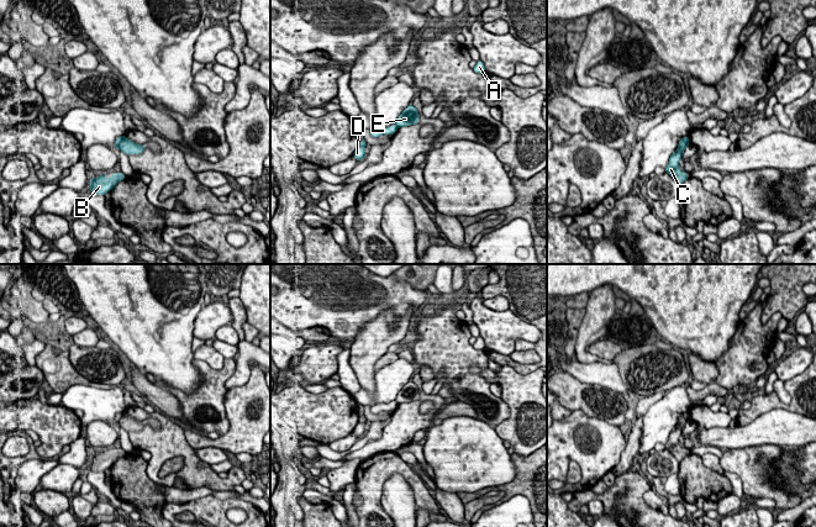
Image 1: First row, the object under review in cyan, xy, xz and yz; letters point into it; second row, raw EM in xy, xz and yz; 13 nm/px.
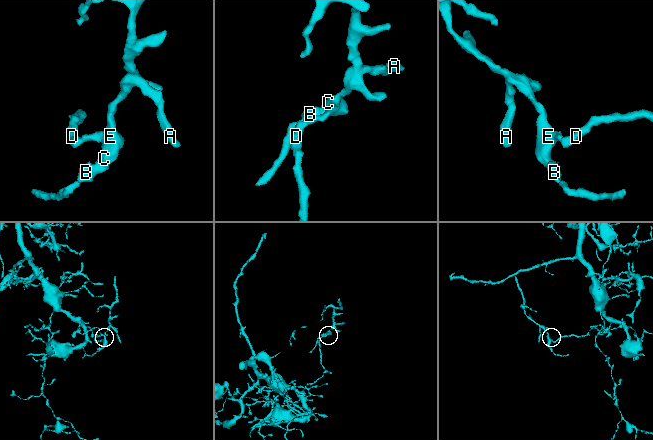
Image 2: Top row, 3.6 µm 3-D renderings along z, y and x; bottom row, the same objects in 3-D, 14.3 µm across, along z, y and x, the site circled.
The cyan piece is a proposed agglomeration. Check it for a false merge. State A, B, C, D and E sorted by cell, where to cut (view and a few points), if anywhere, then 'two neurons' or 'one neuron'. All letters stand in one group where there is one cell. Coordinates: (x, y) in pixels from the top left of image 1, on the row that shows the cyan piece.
groups A B C E / D; cut xz (395, 124), (398, 127); two neurons

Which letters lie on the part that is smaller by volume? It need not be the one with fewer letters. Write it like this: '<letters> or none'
A, B, C, E

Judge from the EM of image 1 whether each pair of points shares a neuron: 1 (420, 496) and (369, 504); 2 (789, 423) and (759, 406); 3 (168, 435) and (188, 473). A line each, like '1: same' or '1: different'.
1: same
2: different
3: same

